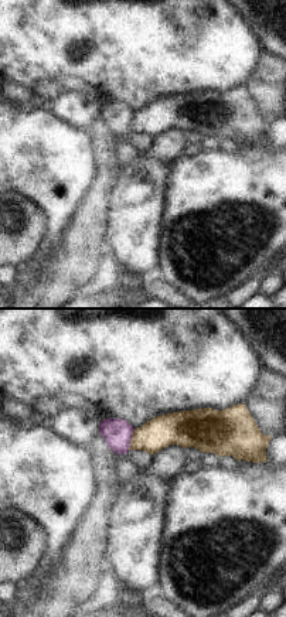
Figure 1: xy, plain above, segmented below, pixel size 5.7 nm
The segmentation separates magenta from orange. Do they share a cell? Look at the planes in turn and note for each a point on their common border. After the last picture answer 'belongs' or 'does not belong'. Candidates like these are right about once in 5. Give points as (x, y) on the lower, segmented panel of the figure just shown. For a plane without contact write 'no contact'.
meets magenta at (130, 439)

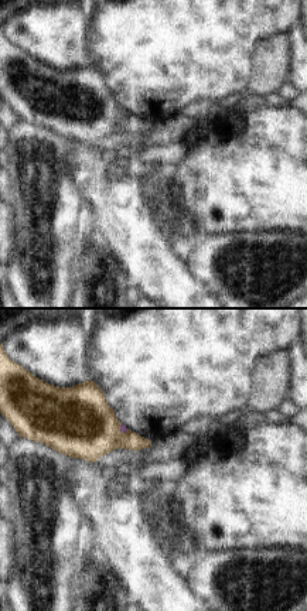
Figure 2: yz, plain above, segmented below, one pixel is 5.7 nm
meets magenta at (120, 430)

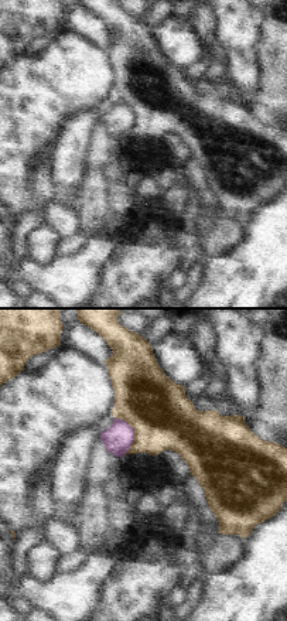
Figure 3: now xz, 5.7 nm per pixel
meets magenta at (133, 433)

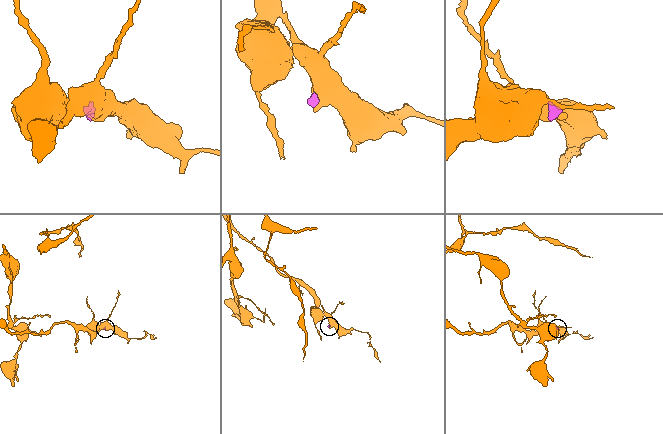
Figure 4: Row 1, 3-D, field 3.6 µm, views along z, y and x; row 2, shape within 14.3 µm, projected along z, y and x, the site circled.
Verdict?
does not belong

